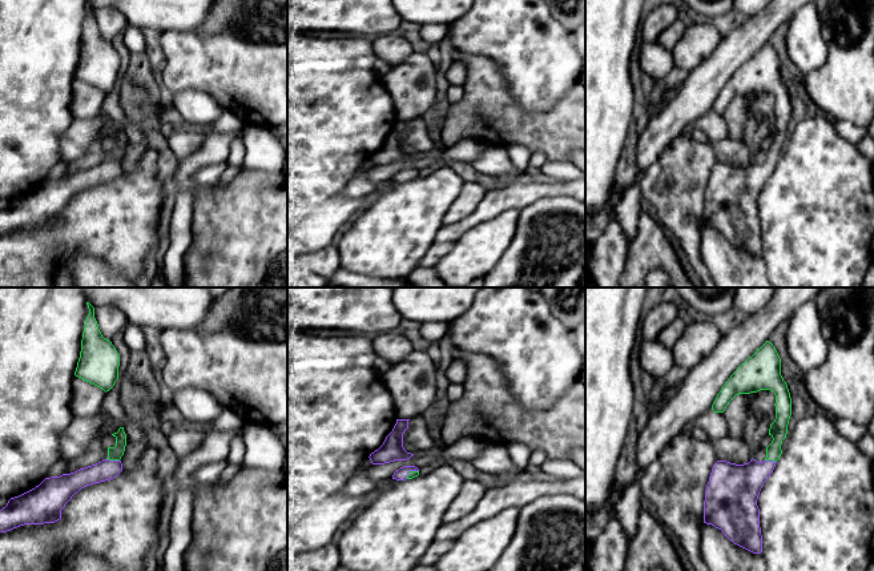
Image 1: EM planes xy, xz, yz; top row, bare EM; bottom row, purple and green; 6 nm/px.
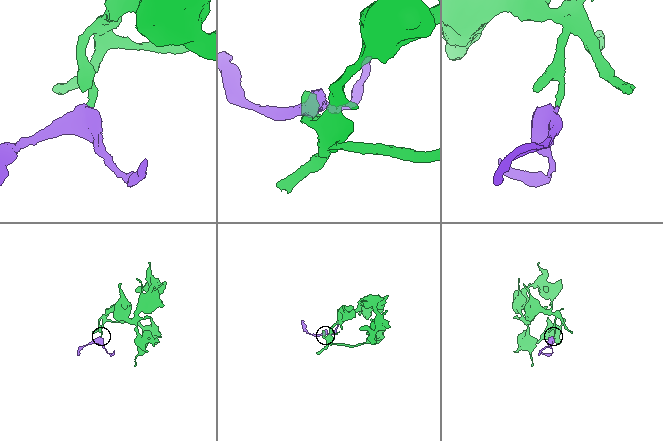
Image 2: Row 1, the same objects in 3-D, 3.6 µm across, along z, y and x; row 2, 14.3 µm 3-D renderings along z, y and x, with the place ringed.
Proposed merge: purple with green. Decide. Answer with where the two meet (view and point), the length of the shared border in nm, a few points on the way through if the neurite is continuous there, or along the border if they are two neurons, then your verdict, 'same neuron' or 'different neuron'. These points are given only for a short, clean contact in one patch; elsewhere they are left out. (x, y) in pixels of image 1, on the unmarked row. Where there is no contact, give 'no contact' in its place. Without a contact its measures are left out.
xy (113, 163) | 80 nm | across xy (105, 172), (113, 163), (115, 155) | same neuron

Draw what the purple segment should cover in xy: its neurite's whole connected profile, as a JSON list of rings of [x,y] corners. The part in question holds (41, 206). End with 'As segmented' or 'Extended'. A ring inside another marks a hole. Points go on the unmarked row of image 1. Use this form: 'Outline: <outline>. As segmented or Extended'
Outline: [[[124,129],[112,136],[116,148],[108,149],[108,160],[71,176],[45,180],[35,190],[11,200],[0,212],[0,234],[24,226],[55,225],[61,221],[61,212],[81,190],[110,182],[122,173],[121,158],[126,148]]]. Extended

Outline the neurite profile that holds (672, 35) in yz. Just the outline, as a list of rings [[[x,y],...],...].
[[[678,17],[669,28],[666,28],[657,39],[657,43],[672,51],[685,33],[686,25],[682,17]]]

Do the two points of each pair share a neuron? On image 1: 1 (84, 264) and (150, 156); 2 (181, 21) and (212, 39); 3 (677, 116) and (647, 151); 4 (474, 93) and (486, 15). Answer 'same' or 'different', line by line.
1: different
2: different
3: same
4: different

